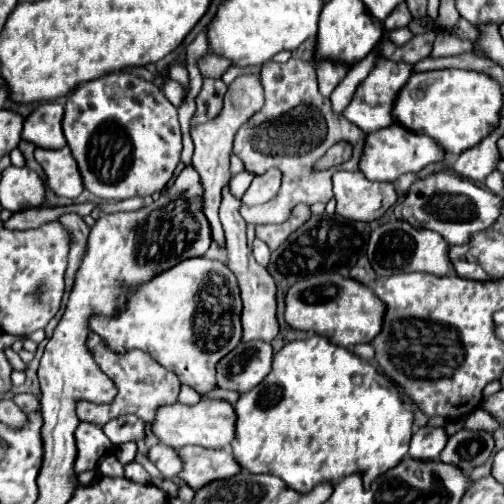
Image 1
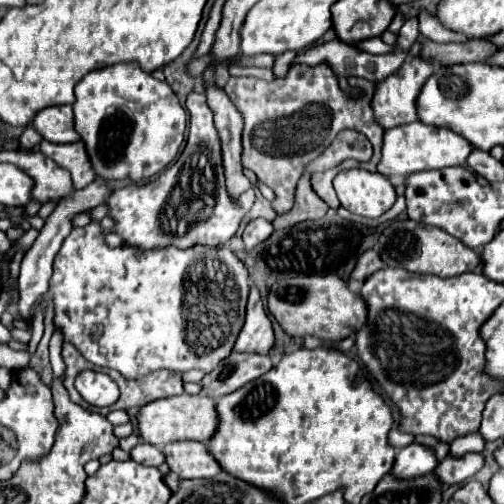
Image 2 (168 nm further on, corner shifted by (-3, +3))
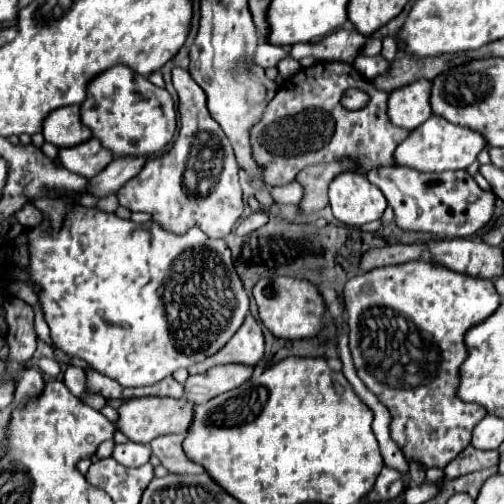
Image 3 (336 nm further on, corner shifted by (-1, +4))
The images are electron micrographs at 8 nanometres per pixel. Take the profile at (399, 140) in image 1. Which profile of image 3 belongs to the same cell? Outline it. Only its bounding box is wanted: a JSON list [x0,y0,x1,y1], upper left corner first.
[393,116,485,172]

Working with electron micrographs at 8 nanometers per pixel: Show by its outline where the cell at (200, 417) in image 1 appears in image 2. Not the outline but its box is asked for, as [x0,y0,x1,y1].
[137,393,217,447]

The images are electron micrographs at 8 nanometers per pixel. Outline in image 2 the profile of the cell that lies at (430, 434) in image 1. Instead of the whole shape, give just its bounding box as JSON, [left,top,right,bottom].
[391,443,437,481]

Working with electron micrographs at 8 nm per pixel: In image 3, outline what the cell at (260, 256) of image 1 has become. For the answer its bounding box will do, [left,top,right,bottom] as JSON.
[237,212,269,236]

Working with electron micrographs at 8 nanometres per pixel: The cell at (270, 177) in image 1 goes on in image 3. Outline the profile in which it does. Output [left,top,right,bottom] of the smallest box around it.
[117,68,245,238]

